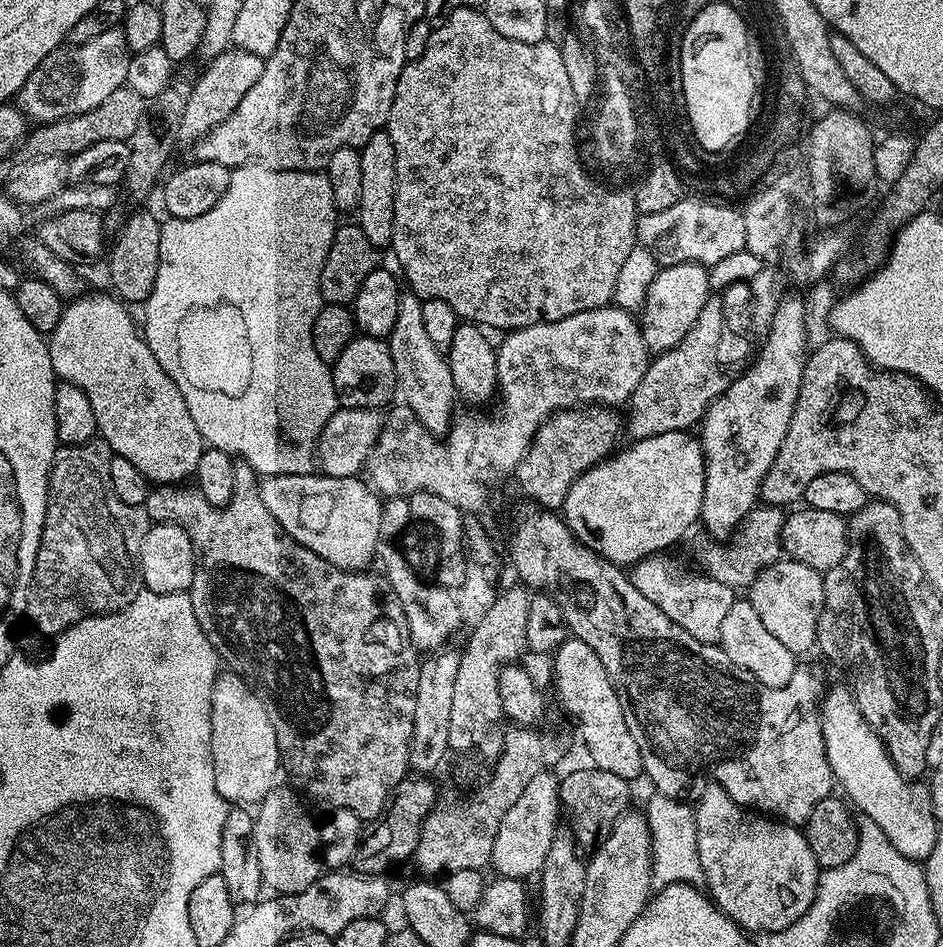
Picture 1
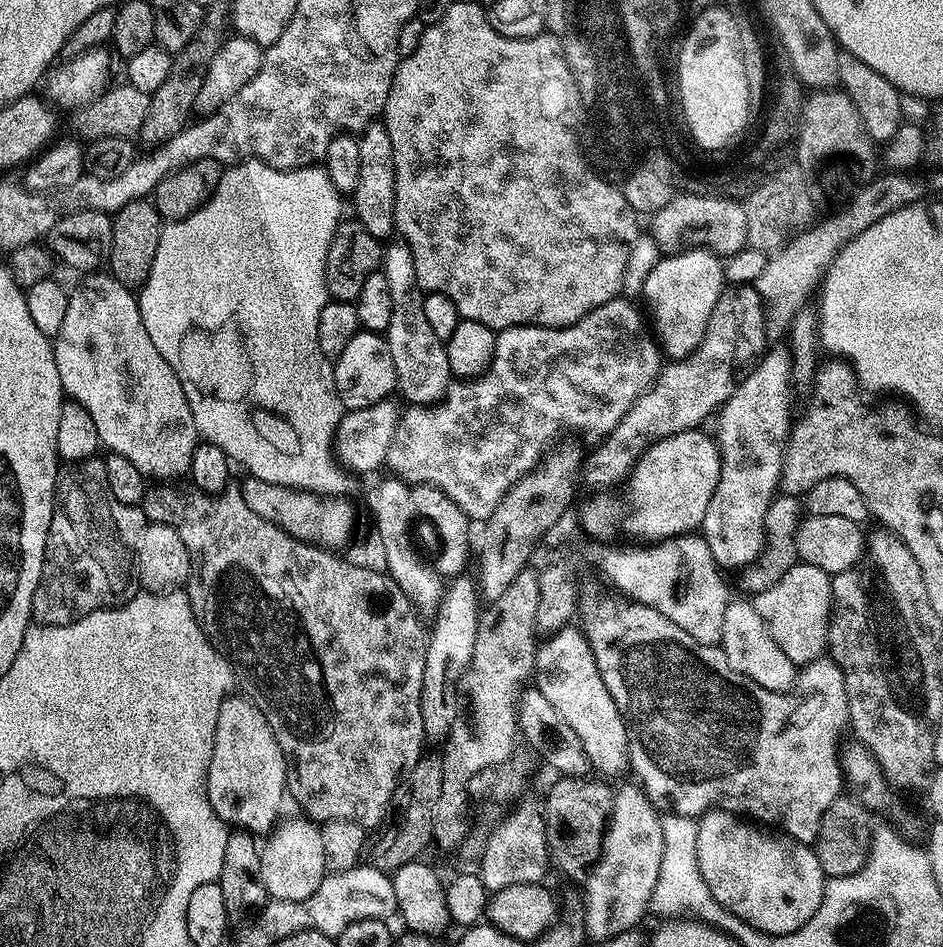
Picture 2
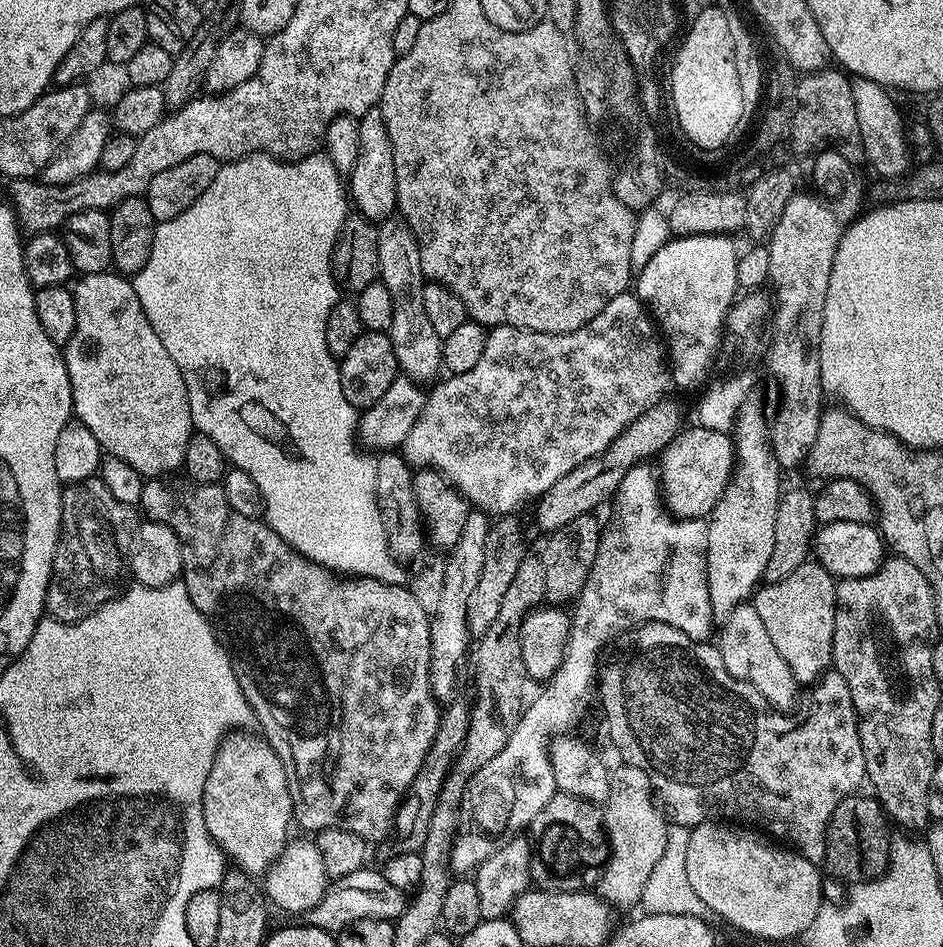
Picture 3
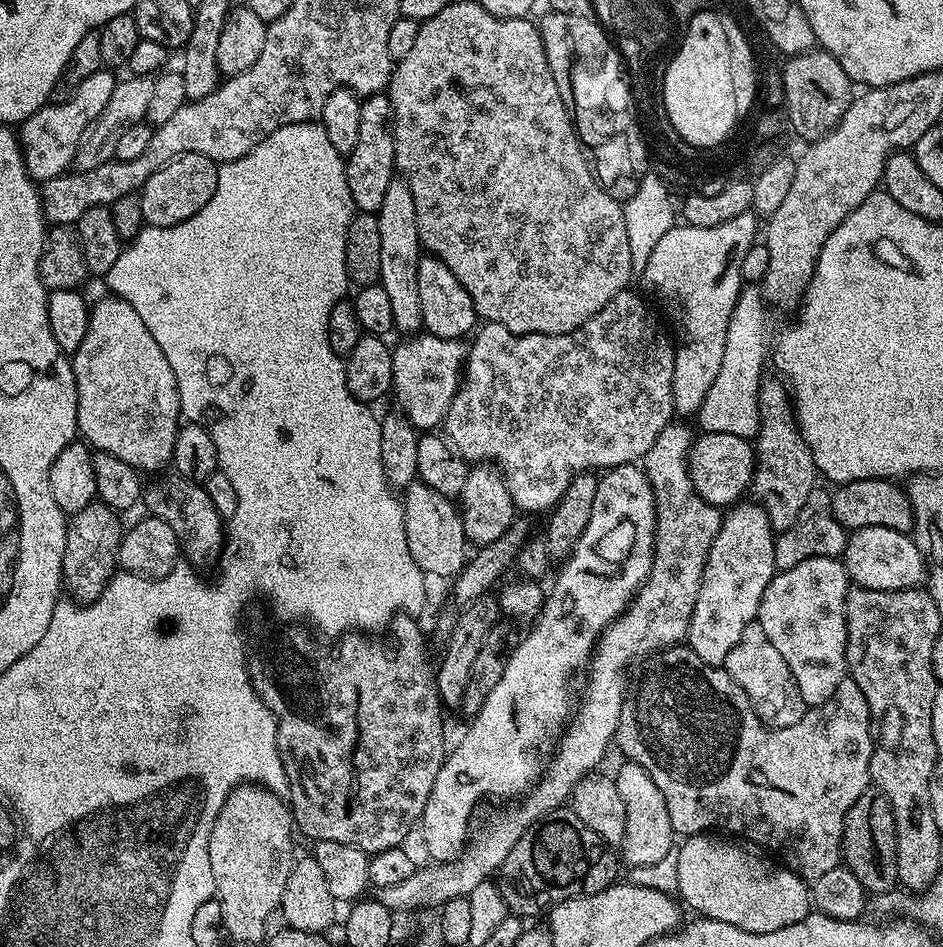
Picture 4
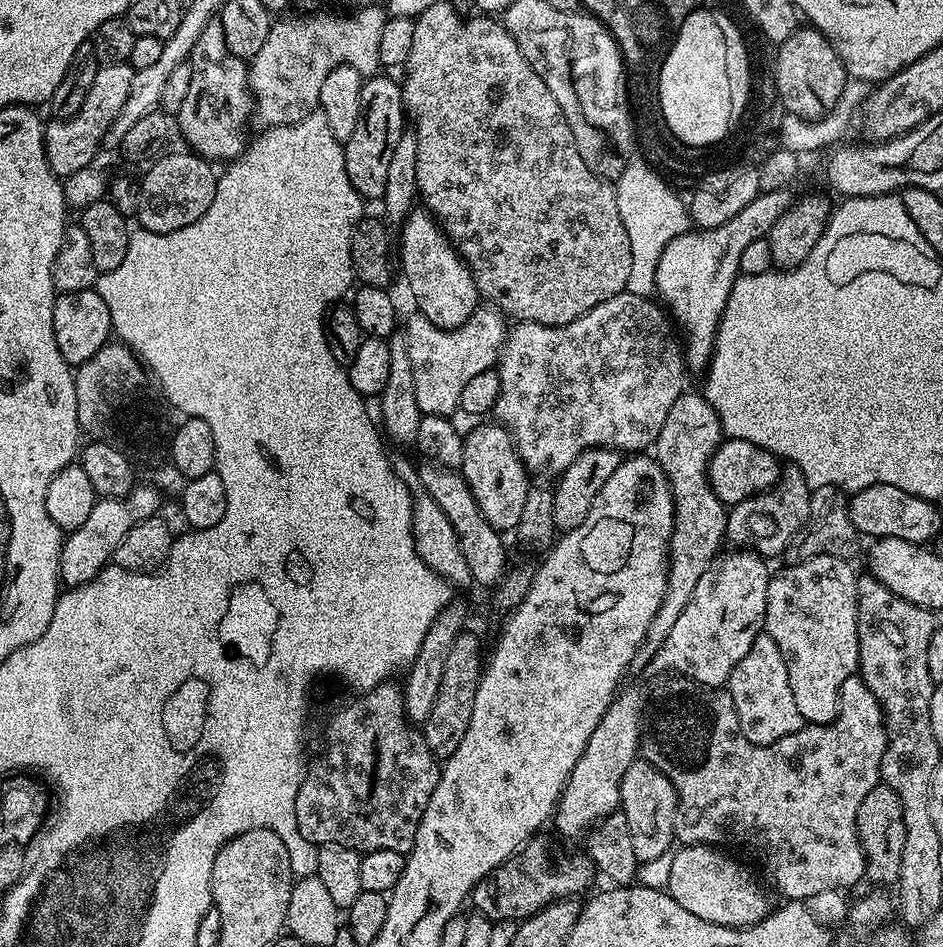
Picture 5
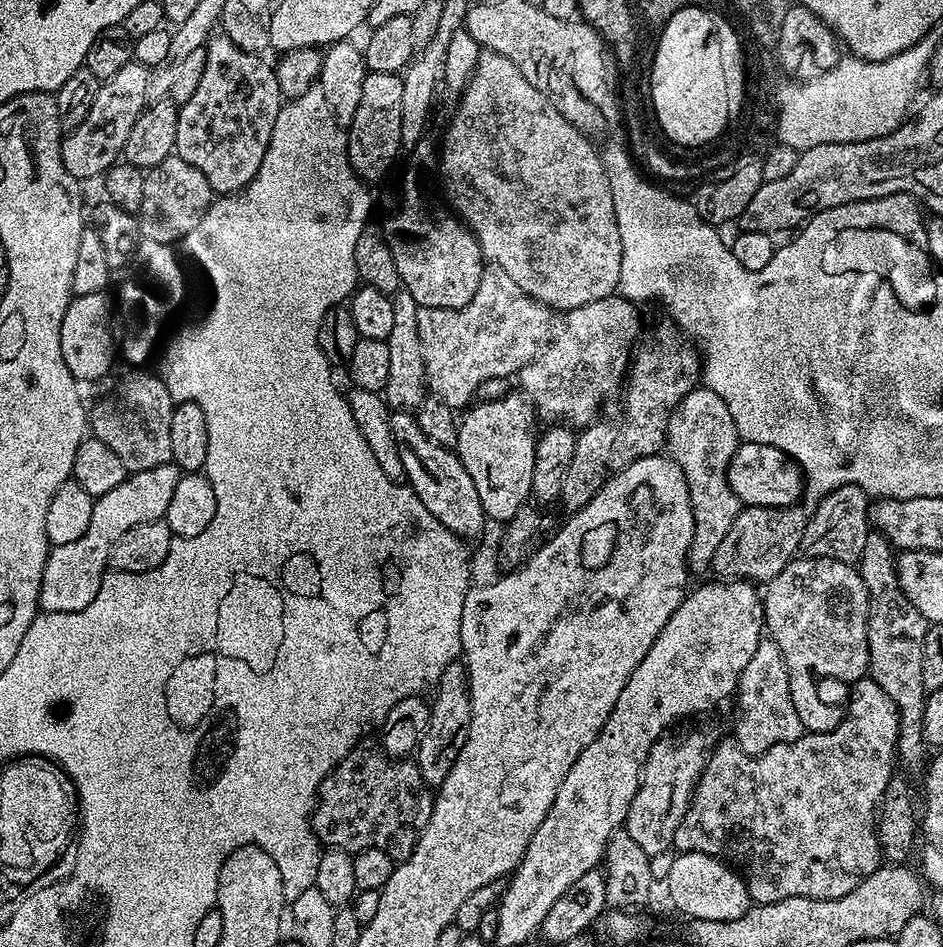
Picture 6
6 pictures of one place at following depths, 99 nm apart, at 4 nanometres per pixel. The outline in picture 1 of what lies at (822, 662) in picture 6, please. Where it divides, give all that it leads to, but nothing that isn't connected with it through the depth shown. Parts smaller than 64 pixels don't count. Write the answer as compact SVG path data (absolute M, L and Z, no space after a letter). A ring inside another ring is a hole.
M791 558L775 560L754 578L746 599L762 618L766 630L786 646L786 650L803 654L816 648L818 618L824 605L824 577L818 570Z

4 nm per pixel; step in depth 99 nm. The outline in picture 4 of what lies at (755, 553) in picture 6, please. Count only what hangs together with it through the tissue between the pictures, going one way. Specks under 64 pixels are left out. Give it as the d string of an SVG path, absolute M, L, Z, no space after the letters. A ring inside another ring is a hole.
M765 379L760 385L760 431L754 437L754 471L750 492L755 503L766 510L773 533L785 532L802 515L806 498L818 487L818 473L810 446L796 427L796 409L779 379Z

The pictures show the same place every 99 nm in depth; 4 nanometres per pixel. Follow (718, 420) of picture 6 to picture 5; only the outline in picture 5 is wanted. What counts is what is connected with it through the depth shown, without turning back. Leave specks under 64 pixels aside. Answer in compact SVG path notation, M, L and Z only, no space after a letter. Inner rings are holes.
M684 391L678 402L670 406L670 414L666 414L666 423L662 425L654 445L654 458L668 479L676 517L668 547L668 585L662 606L658 614L654 614L654 622L650 622L650 630L642 645L645 657L650 658L662 646L674 622L678 622L678 614L686 610L686 602L690 602L690 594L694 594L698 578L706 574L710 562L725 543L728 530L726 505L708 485L708 463L721 443L722 433L714 406L710 406L710 402L699 391Z

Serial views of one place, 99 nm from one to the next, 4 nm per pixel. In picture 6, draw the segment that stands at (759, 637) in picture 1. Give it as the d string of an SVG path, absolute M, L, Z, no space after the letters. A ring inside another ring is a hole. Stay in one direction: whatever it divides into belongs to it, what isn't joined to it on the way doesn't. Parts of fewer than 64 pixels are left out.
M762 638L758 650L746 662L736 683L736 745L747 756L762 756L779 744L794 742L804 735L802 722L798 722L798 710L794 710L794 698L790 698L790 678L786 674L786 662L782 650L771 638Z

